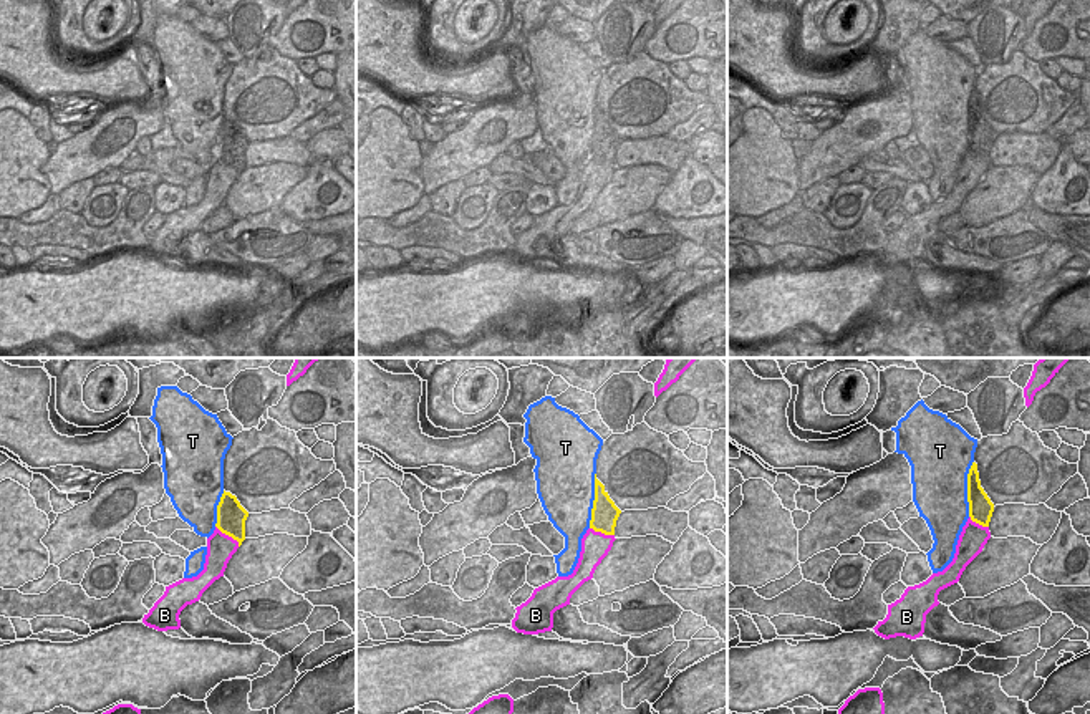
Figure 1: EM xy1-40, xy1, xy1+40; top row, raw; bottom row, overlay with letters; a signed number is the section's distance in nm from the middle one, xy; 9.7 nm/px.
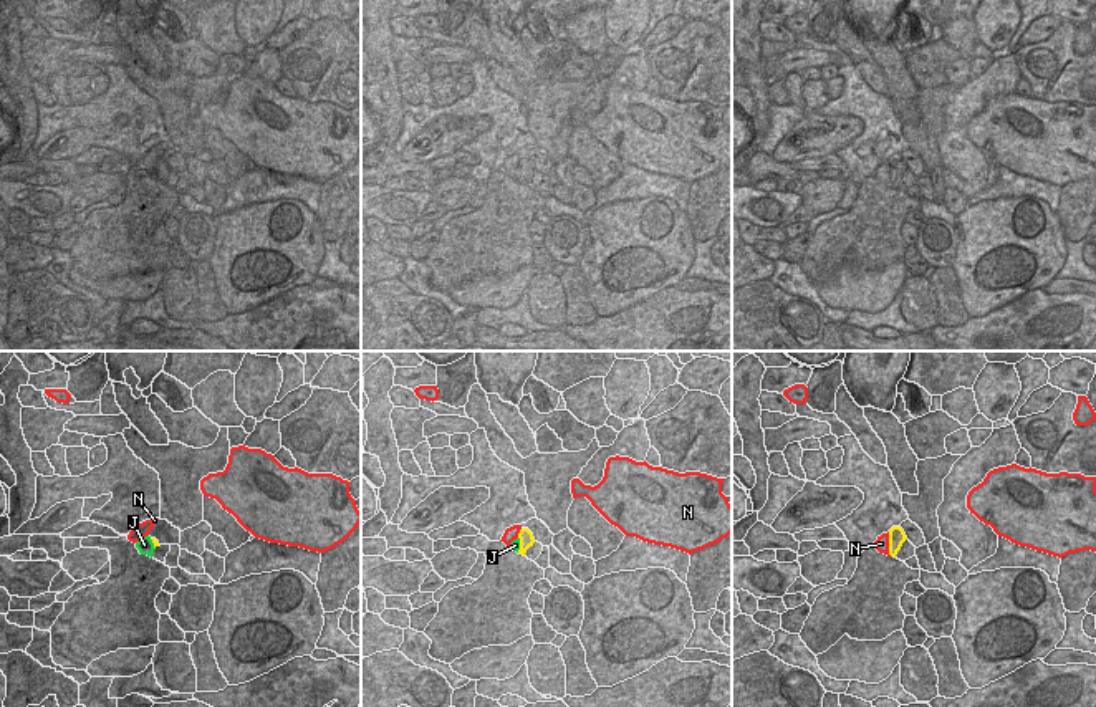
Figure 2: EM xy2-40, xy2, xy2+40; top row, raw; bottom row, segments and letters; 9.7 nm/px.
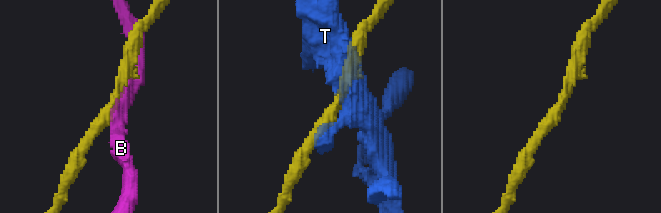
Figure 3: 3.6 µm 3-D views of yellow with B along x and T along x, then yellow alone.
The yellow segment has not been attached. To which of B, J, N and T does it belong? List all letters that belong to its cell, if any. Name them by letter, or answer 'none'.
J

